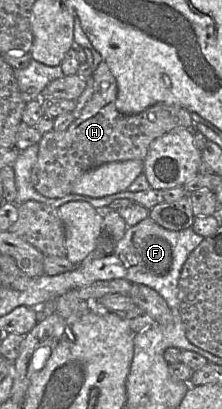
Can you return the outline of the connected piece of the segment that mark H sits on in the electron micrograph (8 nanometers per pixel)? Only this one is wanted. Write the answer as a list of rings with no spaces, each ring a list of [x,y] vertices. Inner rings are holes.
[[[102,60],[92,73],[93,94],[80,116],[65,131],[50,131],[38,144],[37,161],[31,171],[31,184],[47,198],[62,198],[72,193],[79,177],[103,164],[128,160],[143,161],[150,145],[162,135],[179,127],[190,129],[190,112],[178,106],[154,104],[138,114],[122,114],[116,108],[117,82]]]

